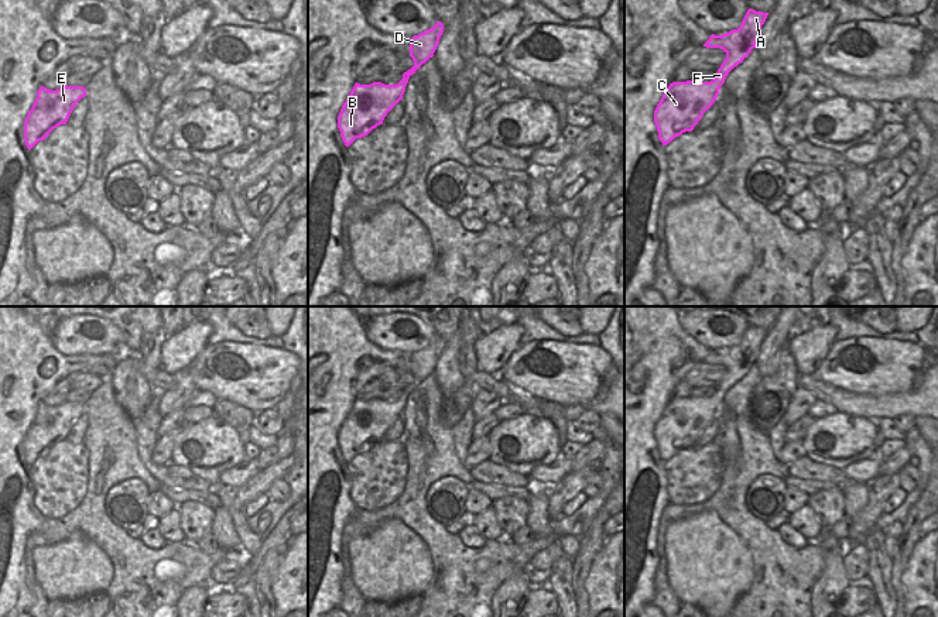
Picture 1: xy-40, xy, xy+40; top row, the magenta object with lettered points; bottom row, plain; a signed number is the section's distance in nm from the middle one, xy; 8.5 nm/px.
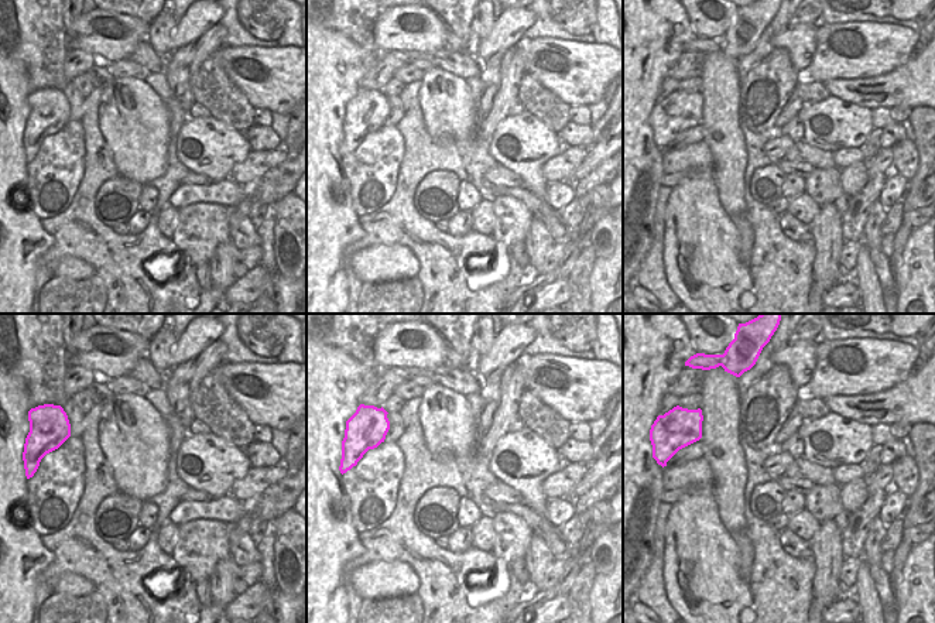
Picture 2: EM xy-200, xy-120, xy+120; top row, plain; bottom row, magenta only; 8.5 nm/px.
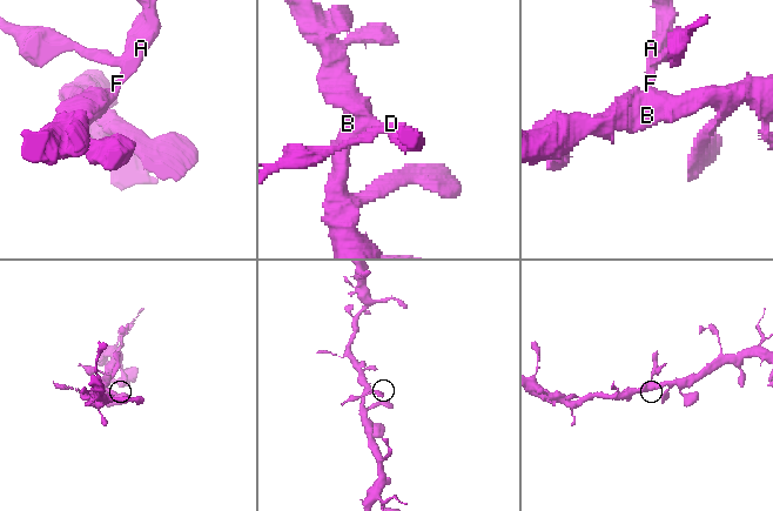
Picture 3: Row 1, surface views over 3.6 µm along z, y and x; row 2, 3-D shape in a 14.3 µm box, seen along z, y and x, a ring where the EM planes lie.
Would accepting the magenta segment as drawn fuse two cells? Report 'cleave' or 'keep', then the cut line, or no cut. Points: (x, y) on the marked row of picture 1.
keep; no cut

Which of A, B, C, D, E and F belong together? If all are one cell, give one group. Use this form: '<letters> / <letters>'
A B C D E F

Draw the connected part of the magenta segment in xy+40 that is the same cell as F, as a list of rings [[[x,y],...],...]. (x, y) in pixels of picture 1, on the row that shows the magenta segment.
[[[749,8],[737,30],[709,37],[704,47],[720,48],[726,52],[726,59],[713,80],[670,83],[654,110],[654,123],[663,145],[682,133],[694,130],[704,113],[715,103],[729,72],[756,48],[767,16],[768,13]]]

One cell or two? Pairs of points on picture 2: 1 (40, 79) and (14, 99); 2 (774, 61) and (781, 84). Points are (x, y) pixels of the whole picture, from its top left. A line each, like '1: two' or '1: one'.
1: two
2: one

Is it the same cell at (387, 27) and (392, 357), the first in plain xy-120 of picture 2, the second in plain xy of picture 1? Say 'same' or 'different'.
different

